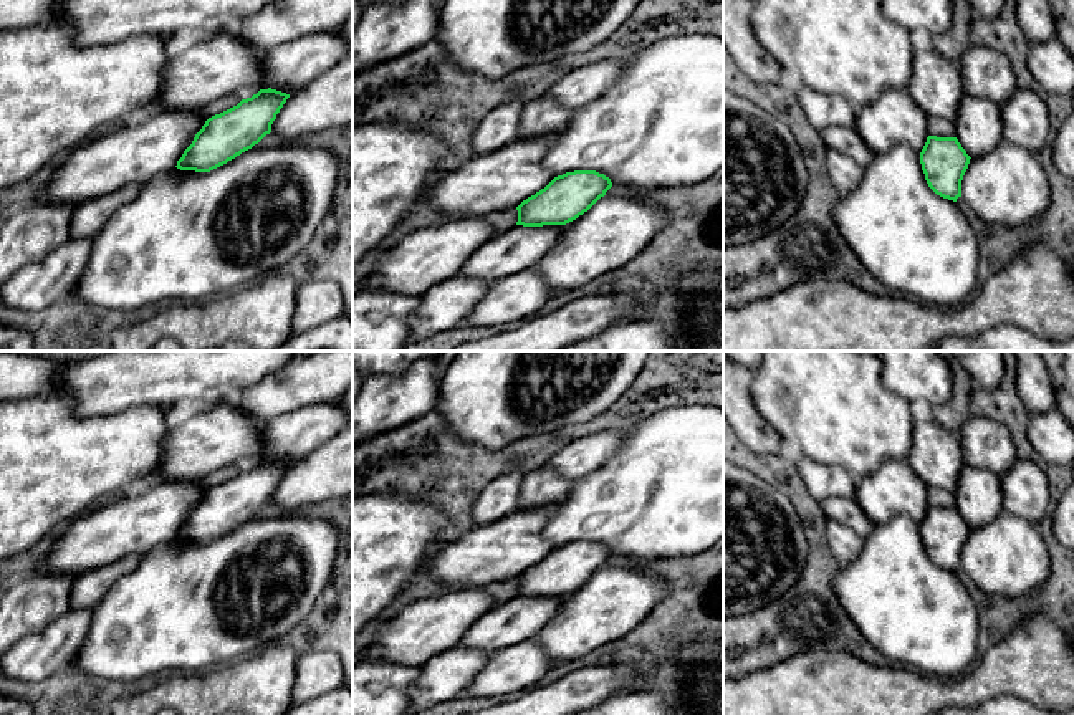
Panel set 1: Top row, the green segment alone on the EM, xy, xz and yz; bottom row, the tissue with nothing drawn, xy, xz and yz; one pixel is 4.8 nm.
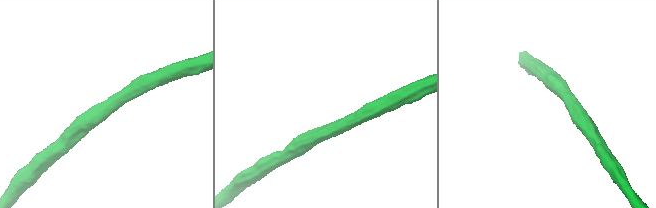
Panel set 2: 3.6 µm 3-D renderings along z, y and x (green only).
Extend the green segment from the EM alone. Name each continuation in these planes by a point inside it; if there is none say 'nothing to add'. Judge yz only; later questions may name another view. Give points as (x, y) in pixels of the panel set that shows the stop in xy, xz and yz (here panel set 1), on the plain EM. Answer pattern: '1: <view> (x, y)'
1: yz (917, 614)

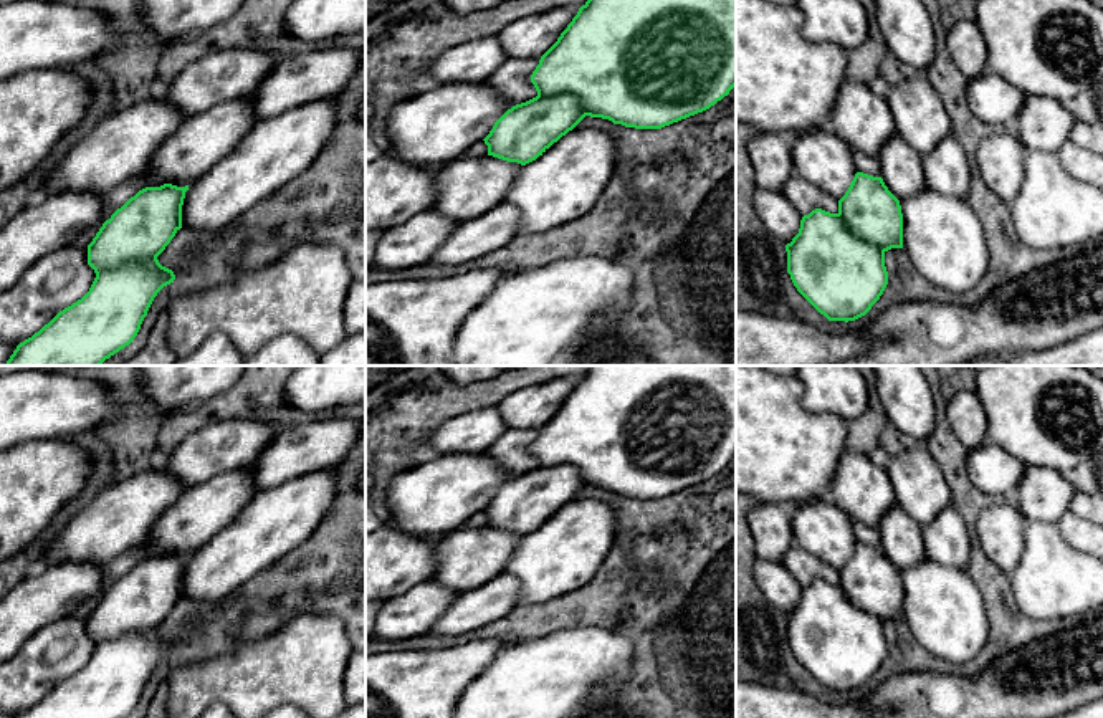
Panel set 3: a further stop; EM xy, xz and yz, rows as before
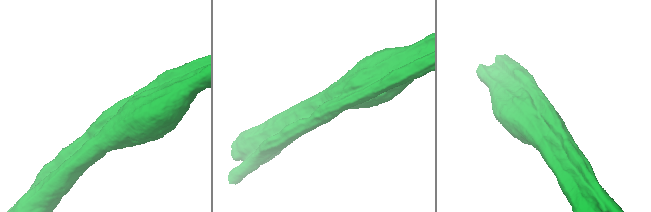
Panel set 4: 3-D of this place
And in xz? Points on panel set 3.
nothing to add

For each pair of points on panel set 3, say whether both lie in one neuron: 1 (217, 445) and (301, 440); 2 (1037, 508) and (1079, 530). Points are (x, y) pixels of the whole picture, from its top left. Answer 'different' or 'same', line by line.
1: different
2: different

